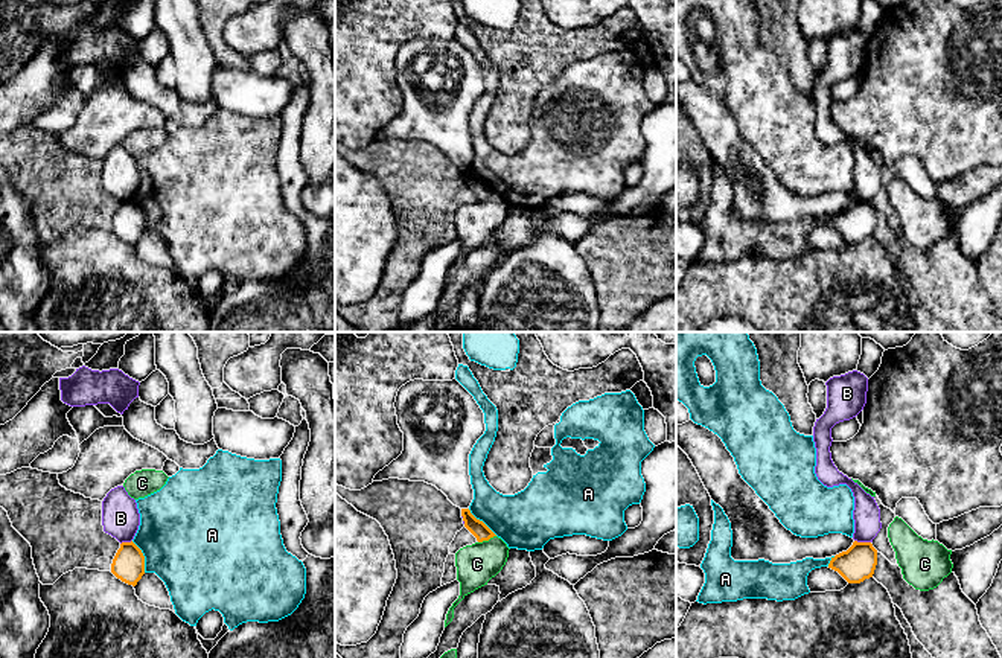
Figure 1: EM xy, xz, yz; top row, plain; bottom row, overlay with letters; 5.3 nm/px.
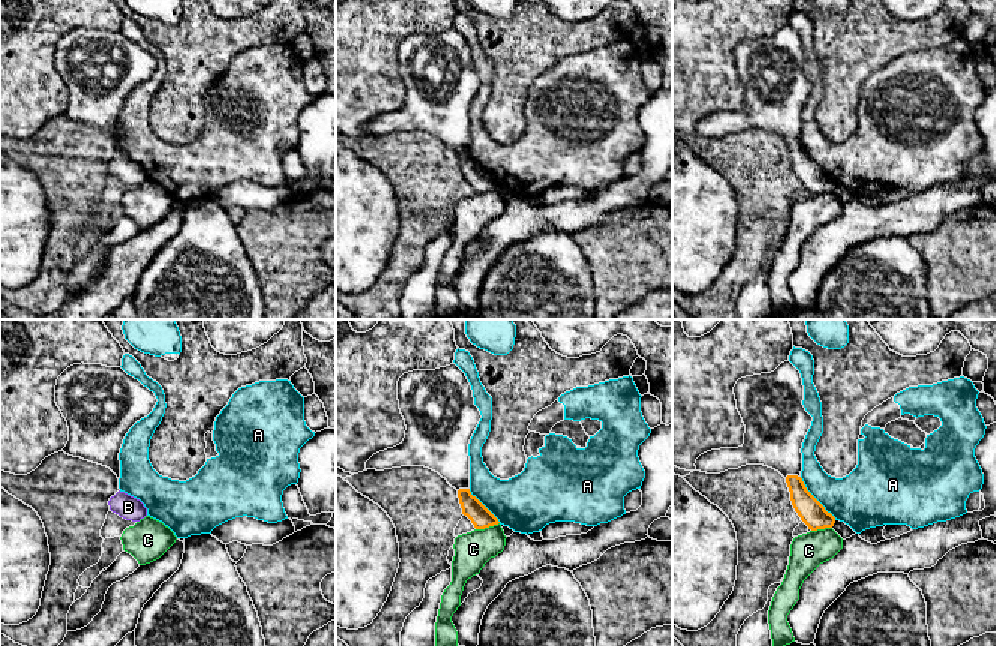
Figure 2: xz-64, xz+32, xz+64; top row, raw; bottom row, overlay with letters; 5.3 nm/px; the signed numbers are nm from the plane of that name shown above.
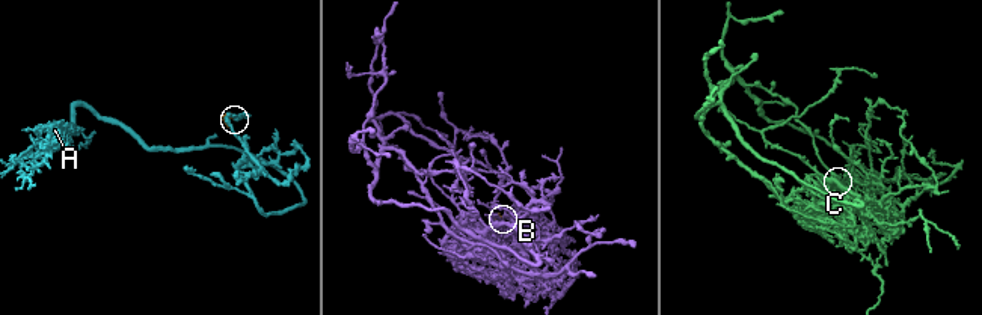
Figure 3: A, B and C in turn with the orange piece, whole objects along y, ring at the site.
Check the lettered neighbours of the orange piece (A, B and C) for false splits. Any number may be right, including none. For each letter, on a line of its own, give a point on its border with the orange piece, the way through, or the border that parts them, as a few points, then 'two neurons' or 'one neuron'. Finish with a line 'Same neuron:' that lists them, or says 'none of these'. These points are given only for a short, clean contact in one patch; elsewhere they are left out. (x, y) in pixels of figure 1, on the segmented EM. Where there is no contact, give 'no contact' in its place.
A: xy (143, 556) | along xy (131, 541), (143, 556), (145, 571) | two neurons
B: yz (862, 543) | along yz (855, 539), (870, 543) | two neurons
C: xz (486, 539) | along xz (495, 535), (478, 543) | two neurons
Same neuron: none of these

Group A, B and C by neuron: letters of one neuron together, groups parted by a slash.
A / B / C

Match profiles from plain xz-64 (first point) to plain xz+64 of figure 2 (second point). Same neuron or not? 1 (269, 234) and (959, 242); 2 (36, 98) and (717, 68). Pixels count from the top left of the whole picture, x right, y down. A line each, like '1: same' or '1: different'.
1: same
2: same

